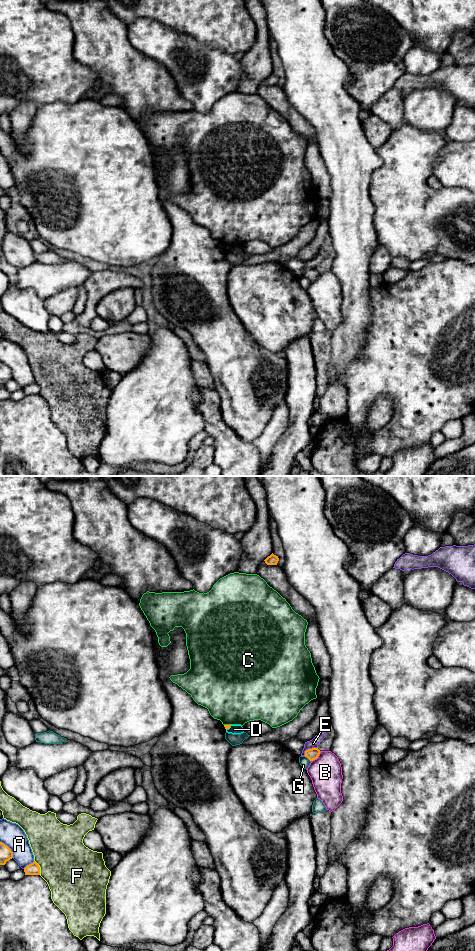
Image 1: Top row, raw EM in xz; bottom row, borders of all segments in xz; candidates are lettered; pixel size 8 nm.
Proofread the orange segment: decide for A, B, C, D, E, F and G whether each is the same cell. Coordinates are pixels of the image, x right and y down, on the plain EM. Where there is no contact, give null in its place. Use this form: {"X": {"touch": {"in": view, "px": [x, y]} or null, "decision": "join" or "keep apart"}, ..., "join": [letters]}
{"A": {"touch": {"in": "xz", "px": [29, 384]}, "decision": "keep apart"}, "B": {"touch": {"in": "xz", "px": [317, 277]}, "decision": "keep apart"}, "C": {"touch": {"in": "xz", "px": [227, 245]}, "decision": "keep apart"}, "D": {"touch": {"in": "xz", "px": [228, 248]}, "decision": "keep apart"}, "E": {"touch": {"in": "xz", "px": [309, 269]}, "decision": "keep apart"}, "F": {"touch": {"in": "xz", "px": [39, 387]}, "decision": "keep apart"}, "G": {"touch": {"in": "xz", "px": [307, 277]}, "decision": "keep apart"}, "join": []}

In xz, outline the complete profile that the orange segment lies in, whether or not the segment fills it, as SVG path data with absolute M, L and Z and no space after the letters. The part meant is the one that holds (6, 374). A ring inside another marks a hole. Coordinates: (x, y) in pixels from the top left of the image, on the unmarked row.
M0 362L0 385L5 385L7 381L13 378L13 372L11 369Z

